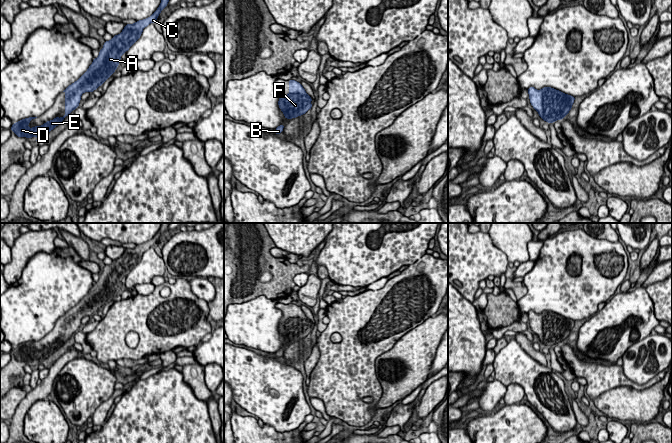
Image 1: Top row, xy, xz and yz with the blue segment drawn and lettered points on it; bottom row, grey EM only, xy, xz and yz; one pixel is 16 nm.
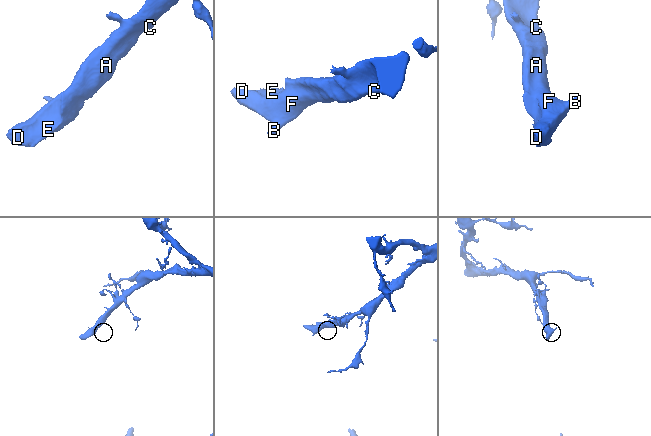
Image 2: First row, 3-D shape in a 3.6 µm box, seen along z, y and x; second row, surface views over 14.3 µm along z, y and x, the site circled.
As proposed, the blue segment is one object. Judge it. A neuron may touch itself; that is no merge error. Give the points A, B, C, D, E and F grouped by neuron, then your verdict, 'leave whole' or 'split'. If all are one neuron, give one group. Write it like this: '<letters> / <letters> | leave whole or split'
A B C D E F | leave whole

